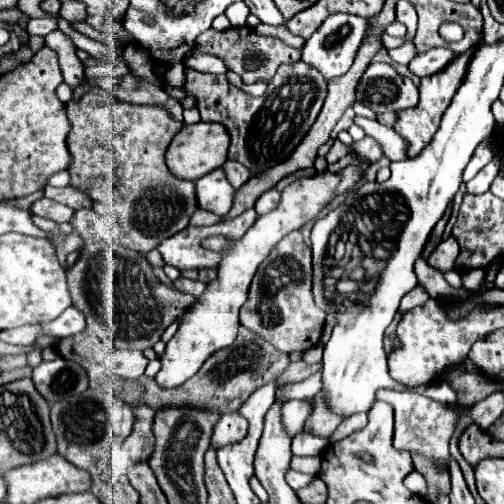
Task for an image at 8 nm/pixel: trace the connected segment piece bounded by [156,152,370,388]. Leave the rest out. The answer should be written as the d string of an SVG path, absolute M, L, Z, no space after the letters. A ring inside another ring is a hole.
M350 152L350 156L358 162L352 166L346 166L342 172L338 174L330 174L330 172L320 172L314 174L310 178L302 178L298 182L292 182L290 186L286 186L284 196L278 204L276 210L258 216L258 220L254 222L254 226L240 238L240 240L228 240L226 236L210 236L206 240L202 240L202 246L206 250L214 250L222 256L220 264L218 264L218 276L216 280L212 280L206 290L202 292L202 296L192 304L192 308L188 308L184 312L184 316L180 318L178 324L178 332L172 336L172 340L166 344L166 352L160 358L162 368L156 374L156 382L164 388L176 388L180 384L184 384L188 378L192 378L200 366L220 348L230 346L236 340L240 322L238 322L238 310L242 308L244 300L248 300L248 288L252 282L252 276L256 274L256 268L268 258L268 252L272 252L272 248L292 230L300 230L306 222L314 220L316 214L338 194L344 194L346 190L354 188L362 178L364 178L364 170L360 168L360 164L370 166L366 160L360 160L360 156L356 156L354 152Z

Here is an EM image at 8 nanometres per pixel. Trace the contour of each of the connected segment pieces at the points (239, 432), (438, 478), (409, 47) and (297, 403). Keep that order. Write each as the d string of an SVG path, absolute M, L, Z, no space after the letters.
M230 412L224 414L216 428L214 428L214 436L212 436L212 448L222 448L230 442L238 442L244 438L248 428L248 422L238 414L238 412Z
M412 455L414 468L426 478L428 482L428 500L436 500L436 492L450 492L450 476L444 466L436 464L433 460L424 456Z
M408 42L408 44L404 44L404 46L396 48L396 50L388 50L388 56L398 64L408 64L416 56L416 48L414 48L412 42Z
M290 400L284 404L282 420L290 430L300 430L304 426L304 420L314 412L314 404L308 400Z

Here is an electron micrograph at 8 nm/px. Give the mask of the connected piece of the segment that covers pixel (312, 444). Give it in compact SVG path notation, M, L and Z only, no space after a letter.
M301 432L293 437L291 450L297 456L322 456L324 450L328 448L328 440L316 438L312 434Z

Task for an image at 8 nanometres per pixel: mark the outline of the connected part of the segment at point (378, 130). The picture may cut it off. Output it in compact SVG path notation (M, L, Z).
M359 116L355 117L354 122L363 128L367 136L374 138L382 146L383 153L391 161L399 161L408 157L408 143L392 128Z

